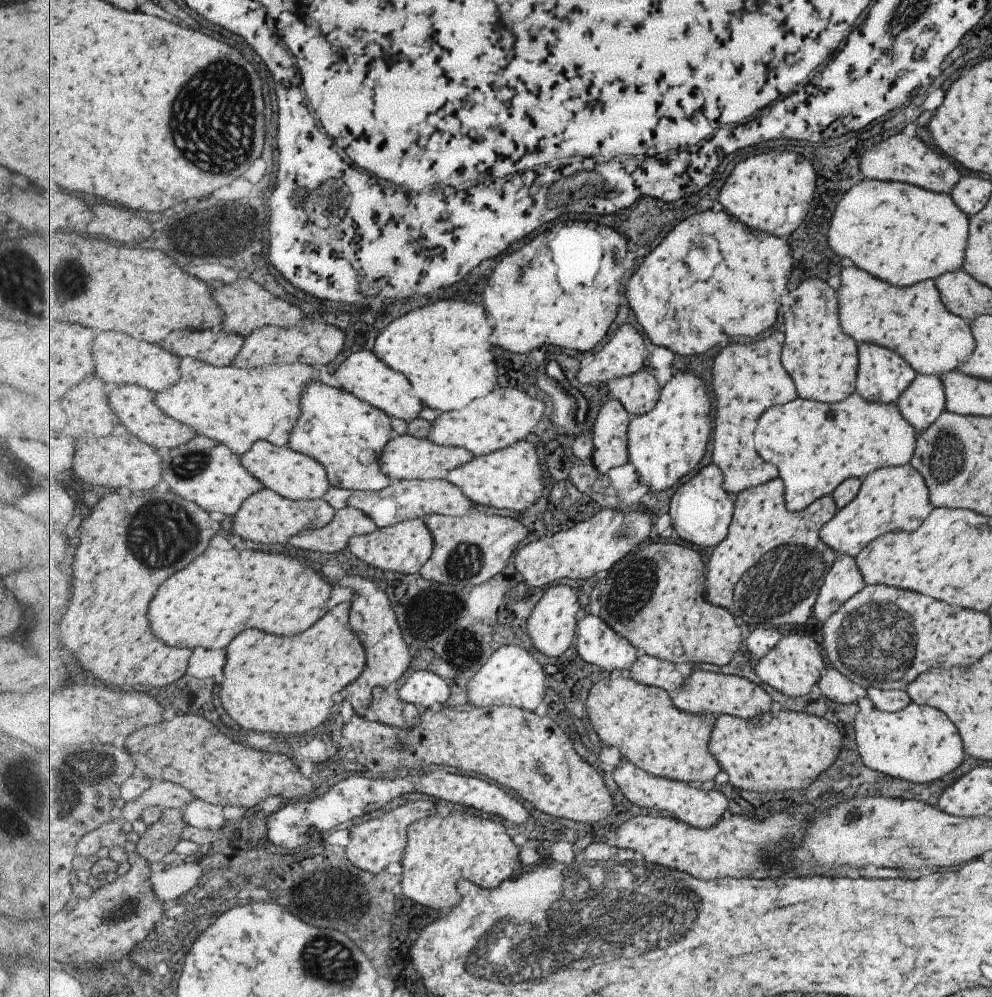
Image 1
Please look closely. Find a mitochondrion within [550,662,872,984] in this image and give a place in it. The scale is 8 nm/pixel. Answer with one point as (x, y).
(780, 842)

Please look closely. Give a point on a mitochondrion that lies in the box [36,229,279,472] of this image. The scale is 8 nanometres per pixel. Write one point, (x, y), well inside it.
(73, 282)

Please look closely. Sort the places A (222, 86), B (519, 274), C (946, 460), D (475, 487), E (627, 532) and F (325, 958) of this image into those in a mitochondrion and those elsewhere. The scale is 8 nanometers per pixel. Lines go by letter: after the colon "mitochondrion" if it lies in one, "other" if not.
A: mitochondrion
B: mitochondrion
C: mitochondrion
D: other
E: mitochondrion
F: mitochondrion

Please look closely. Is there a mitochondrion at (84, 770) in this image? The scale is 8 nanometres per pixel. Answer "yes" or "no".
yes

